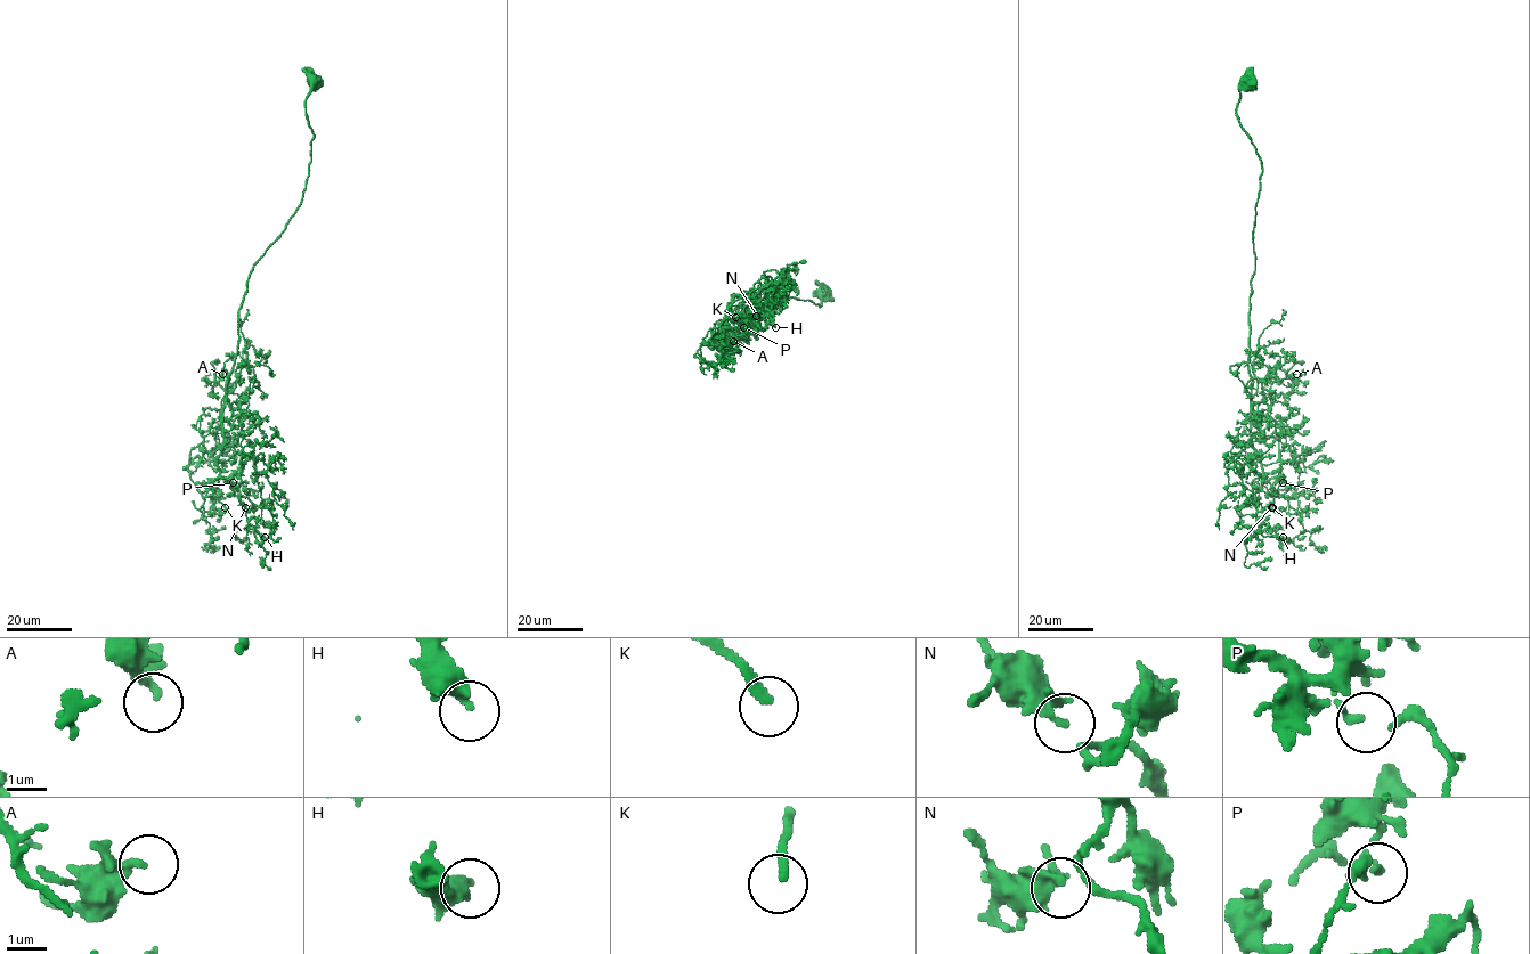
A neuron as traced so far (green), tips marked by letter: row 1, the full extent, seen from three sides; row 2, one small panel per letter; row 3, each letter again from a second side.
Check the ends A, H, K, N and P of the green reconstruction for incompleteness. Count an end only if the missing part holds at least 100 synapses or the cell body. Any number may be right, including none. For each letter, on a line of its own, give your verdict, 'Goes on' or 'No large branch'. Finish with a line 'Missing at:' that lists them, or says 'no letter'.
A: No large branch
H: No large branch
K: Goes on
N: No large branch
P: No large branch
Missing at: K

